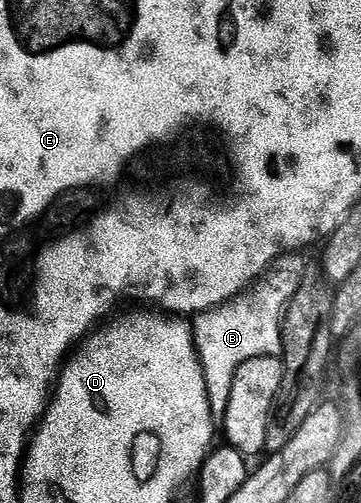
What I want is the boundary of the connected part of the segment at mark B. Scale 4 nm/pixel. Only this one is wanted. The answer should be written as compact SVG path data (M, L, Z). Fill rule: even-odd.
M298 251L283 253L273 265L255 280L250 288L237 293L230 301L205 309L193 318L194 345L202 361L208 391L208 403L215 422L222 423L232 396L232 383L237 368L257 356L282 356L282 319L301 280L308 261Z

